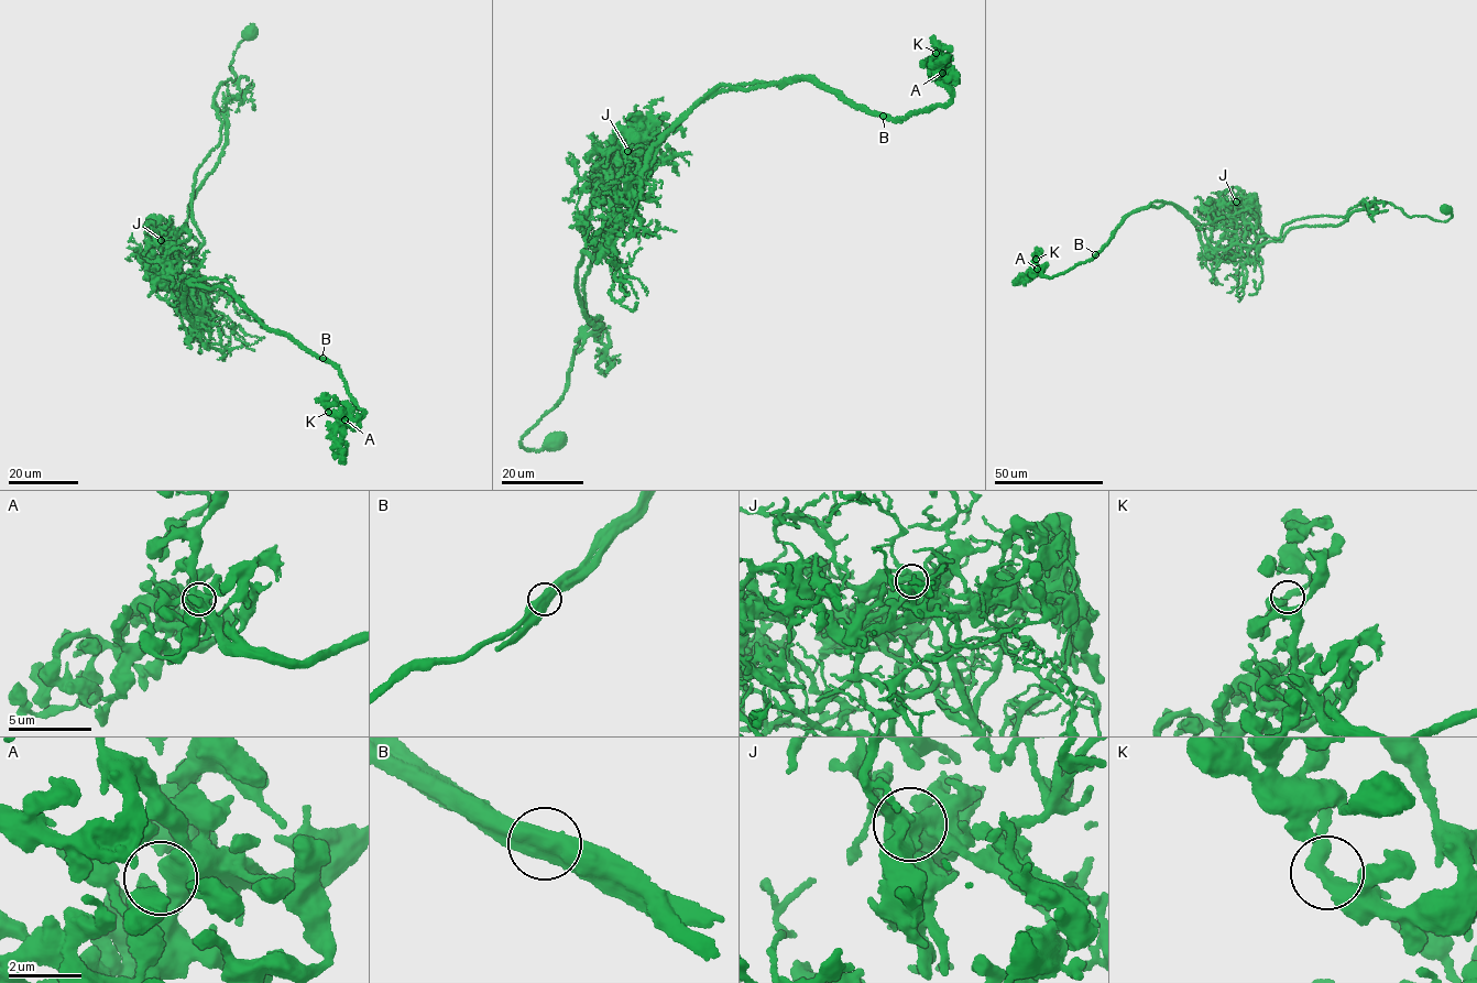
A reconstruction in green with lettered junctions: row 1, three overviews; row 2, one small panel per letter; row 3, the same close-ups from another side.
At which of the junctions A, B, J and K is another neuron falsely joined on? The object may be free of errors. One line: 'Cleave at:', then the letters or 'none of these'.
Cleave at: B

